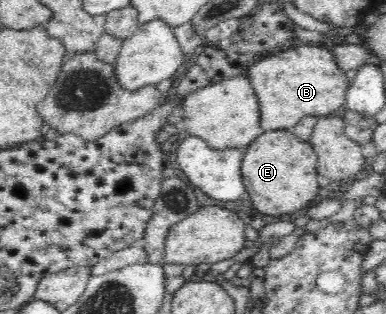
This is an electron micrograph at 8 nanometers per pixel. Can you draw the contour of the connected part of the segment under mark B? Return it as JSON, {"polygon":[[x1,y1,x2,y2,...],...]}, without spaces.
{"polygon":[[322,44,291,47,266,54,254,62,246,75,260,104,260,126,270,130,292,130,304,117,328,117,345,104,350,81,336,63,333,52]]}

